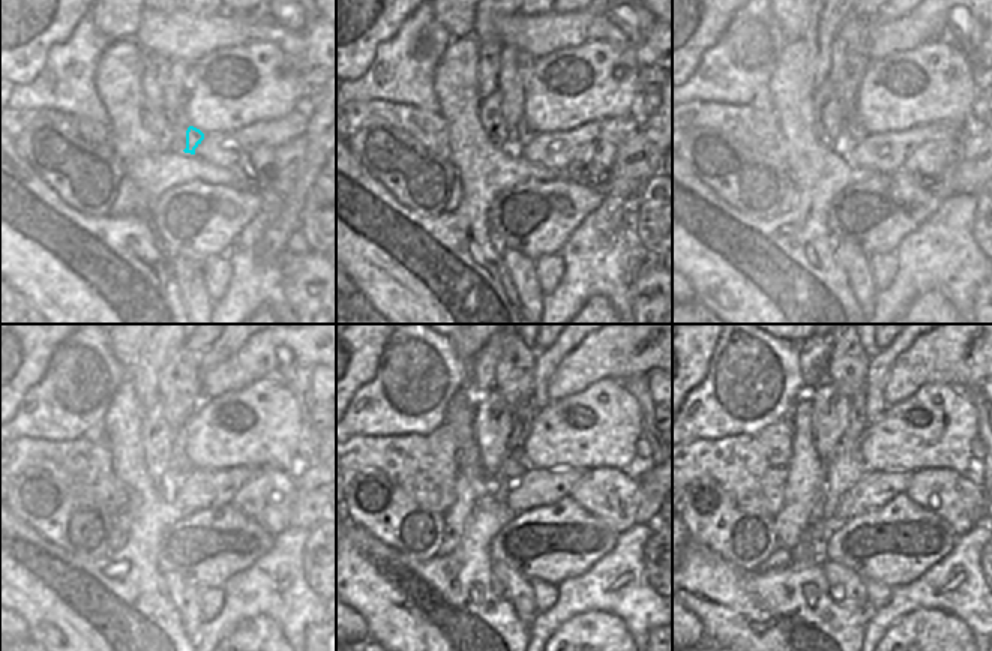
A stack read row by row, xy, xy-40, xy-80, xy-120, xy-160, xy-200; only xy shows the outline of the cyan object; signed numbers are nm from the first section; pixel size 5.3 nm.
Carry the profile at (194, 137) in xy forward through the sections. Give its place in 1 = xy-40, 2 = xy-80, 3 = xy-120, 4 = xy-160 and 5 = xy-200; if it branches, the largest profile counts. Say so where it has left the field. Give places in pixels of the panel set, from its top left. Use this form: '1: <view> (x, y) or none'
1: xy-40 (524, 132)
2: xy-80 (854, 131)
3: xy-120 (182, 465)
4: xy-160 (523, 416)
5: xy-200 (857, 426)

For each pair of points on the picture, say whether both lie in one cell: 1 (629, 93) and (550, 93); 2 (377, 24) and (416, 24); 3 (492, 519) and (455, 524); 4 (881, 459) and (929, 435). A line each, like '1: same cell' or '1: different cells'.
1: same cell
2: different cells
3: different cells
4: same cell

